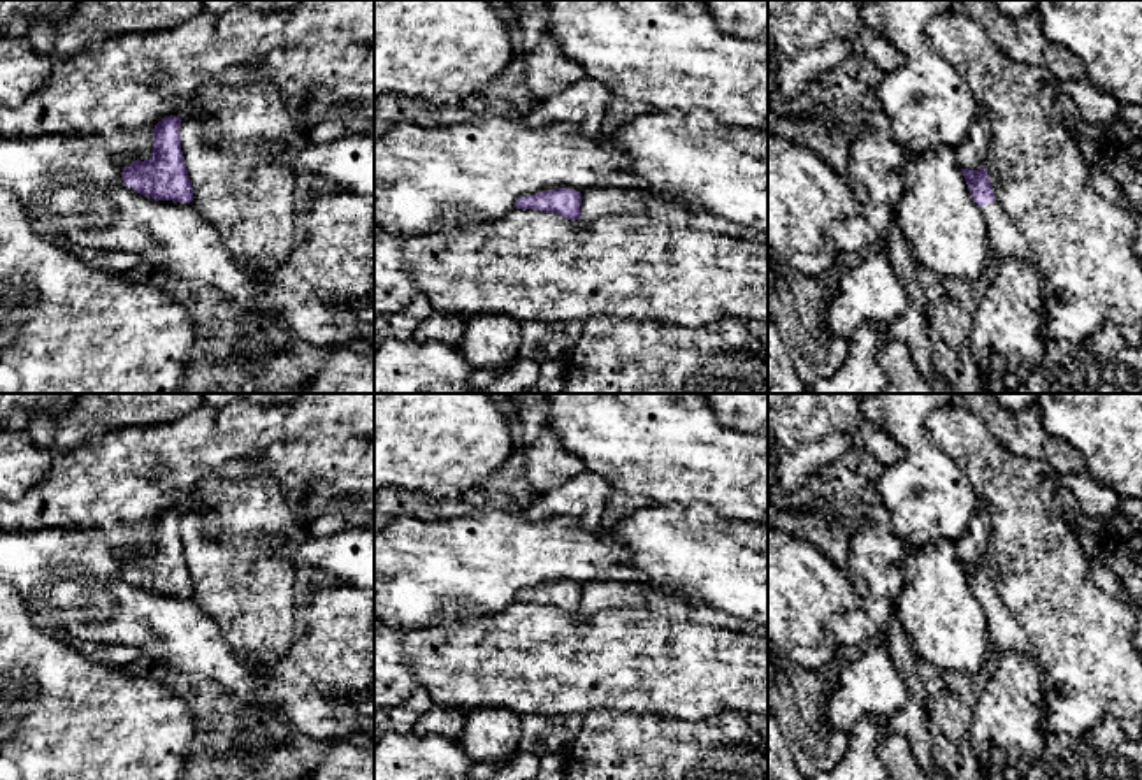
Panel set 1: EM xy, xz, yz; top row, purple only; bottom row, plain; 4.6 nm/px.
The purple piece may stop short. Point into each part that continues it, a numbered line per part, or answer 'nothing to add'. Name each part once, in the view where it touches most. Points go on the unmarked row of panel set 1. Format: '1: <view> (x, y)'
1: yz (1004, 635)

